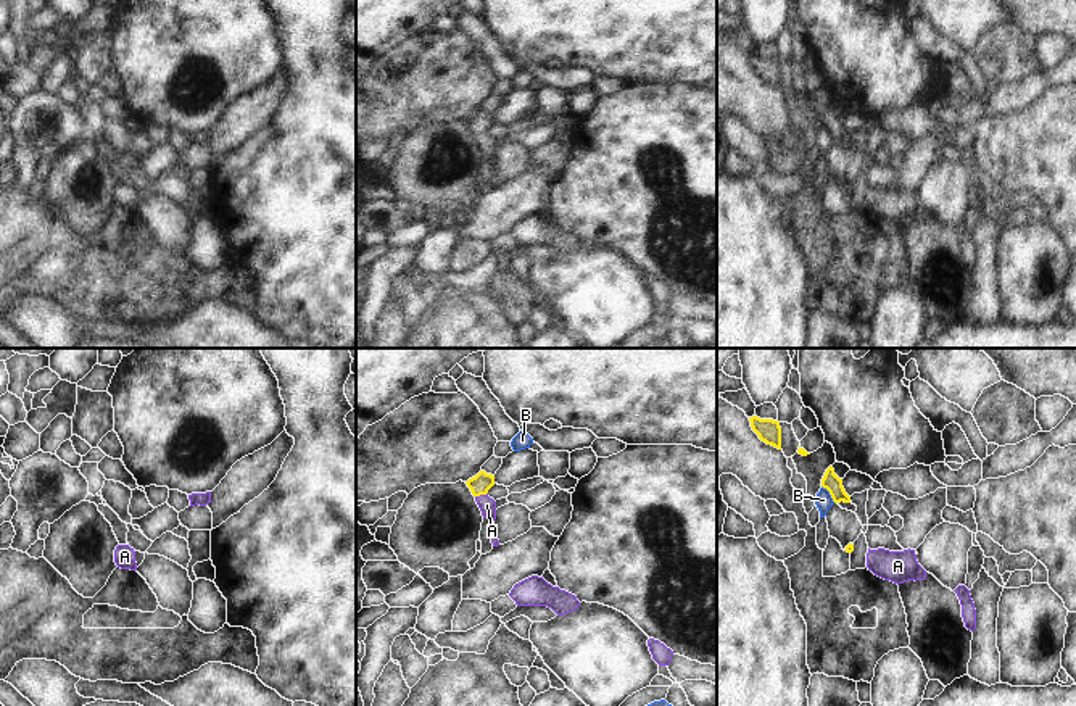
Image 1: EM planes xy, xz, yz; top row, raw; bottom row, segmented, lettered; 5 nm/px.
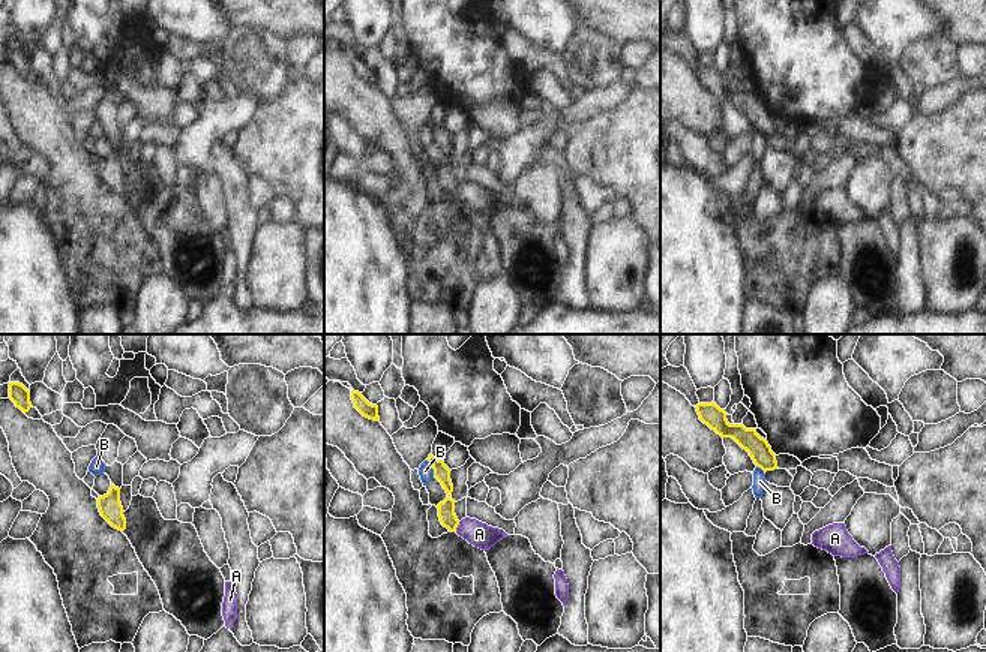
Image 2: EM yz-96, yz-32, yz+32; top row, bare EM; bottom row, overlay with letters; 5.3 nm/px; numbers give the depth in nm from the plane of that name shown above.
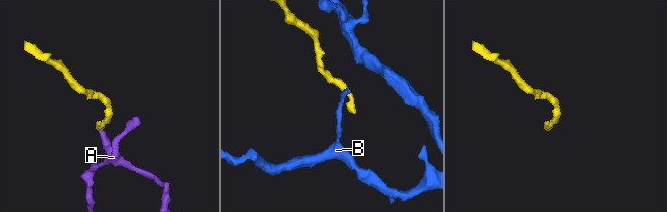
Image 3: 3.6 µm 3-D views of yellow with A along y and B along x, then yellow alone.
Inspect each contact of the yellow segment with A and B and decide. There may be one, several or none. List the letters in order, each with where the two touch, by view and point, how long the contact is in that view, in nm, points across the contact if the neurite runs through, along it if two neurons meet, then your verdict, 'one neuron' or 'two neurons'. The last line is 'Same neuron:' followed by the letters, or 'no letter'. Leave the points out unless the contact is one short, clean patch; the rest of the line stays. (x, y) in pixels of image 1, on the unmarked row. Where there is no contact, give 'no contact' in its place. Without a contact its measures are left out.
A: contact xz (480, 132); length 70 nm; way xz (482, 121), (480, 132), (487, 144); one neuron
B: contact yz (830, 132); length 110 nm; border yz (822, 124), (835, 141); two neurons
Same neuron: A

